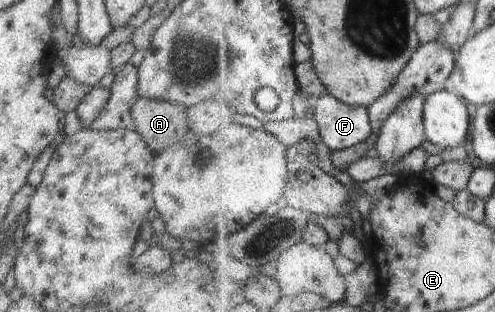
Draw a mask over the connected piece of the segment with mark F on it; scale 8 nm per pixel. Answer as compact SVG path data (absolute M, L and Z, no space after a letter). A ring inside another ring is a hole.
M331 93L318 100L316 118L322 140L332 151L355 148L372 138L370 108L345 104Z

